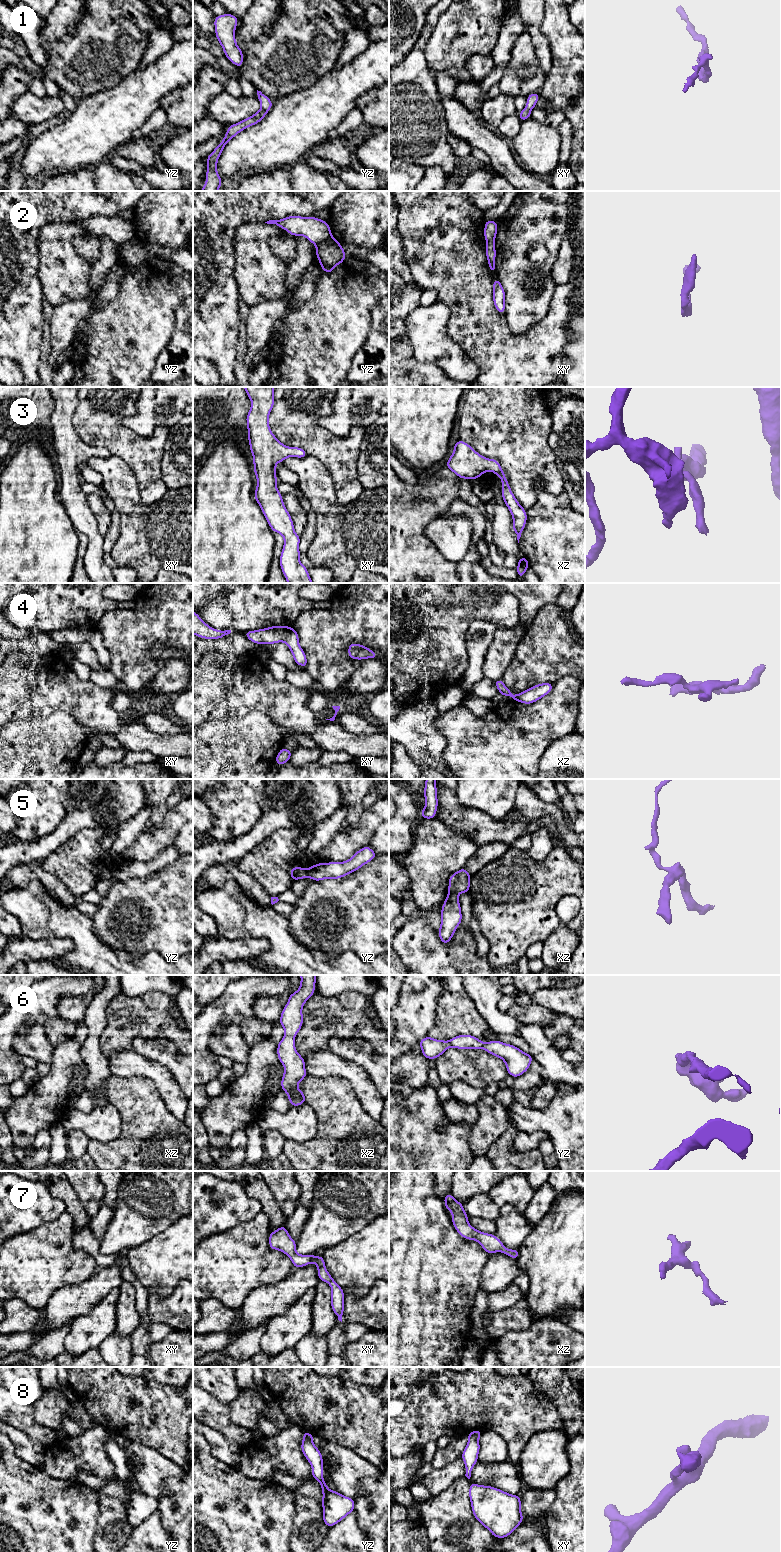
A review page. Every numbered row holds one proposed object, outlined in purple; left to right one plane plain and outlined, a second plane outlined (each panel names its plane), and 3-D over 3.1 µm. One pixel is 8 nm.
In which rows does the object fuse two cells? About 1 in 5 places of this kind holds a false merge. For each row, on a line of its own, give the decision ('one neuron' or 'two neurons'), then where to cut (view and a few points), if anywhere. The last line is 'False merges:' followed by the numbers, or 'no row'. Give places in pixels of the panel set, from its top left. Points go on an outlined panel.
1: one neuron | no cut
2: one neuron | no cut
3: one neuron | no cut
4: one neuron | no cut
5: one neuron | no cut
6: one neuron | no cut
7: one neuron | no cut
8: one neuron | no cut
False merges: no row

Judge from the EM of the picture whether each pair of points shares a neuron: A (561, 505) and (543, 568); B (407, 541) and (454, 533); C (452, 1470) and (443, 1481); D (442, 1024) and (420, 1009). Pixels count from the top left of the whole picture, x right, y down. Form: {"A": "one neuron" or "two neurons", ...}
{"A": "one neuron", "B": "two neurons", "C": "one neuron", "D": "two neurons"}

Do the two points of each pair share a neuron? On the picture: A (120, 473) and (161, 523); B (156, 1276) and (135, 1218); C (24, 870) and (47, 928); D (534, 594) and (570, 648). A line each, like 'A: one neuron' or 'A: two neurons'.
A: one neuron
B: two neurons
C: two neurons
D: two neurons

